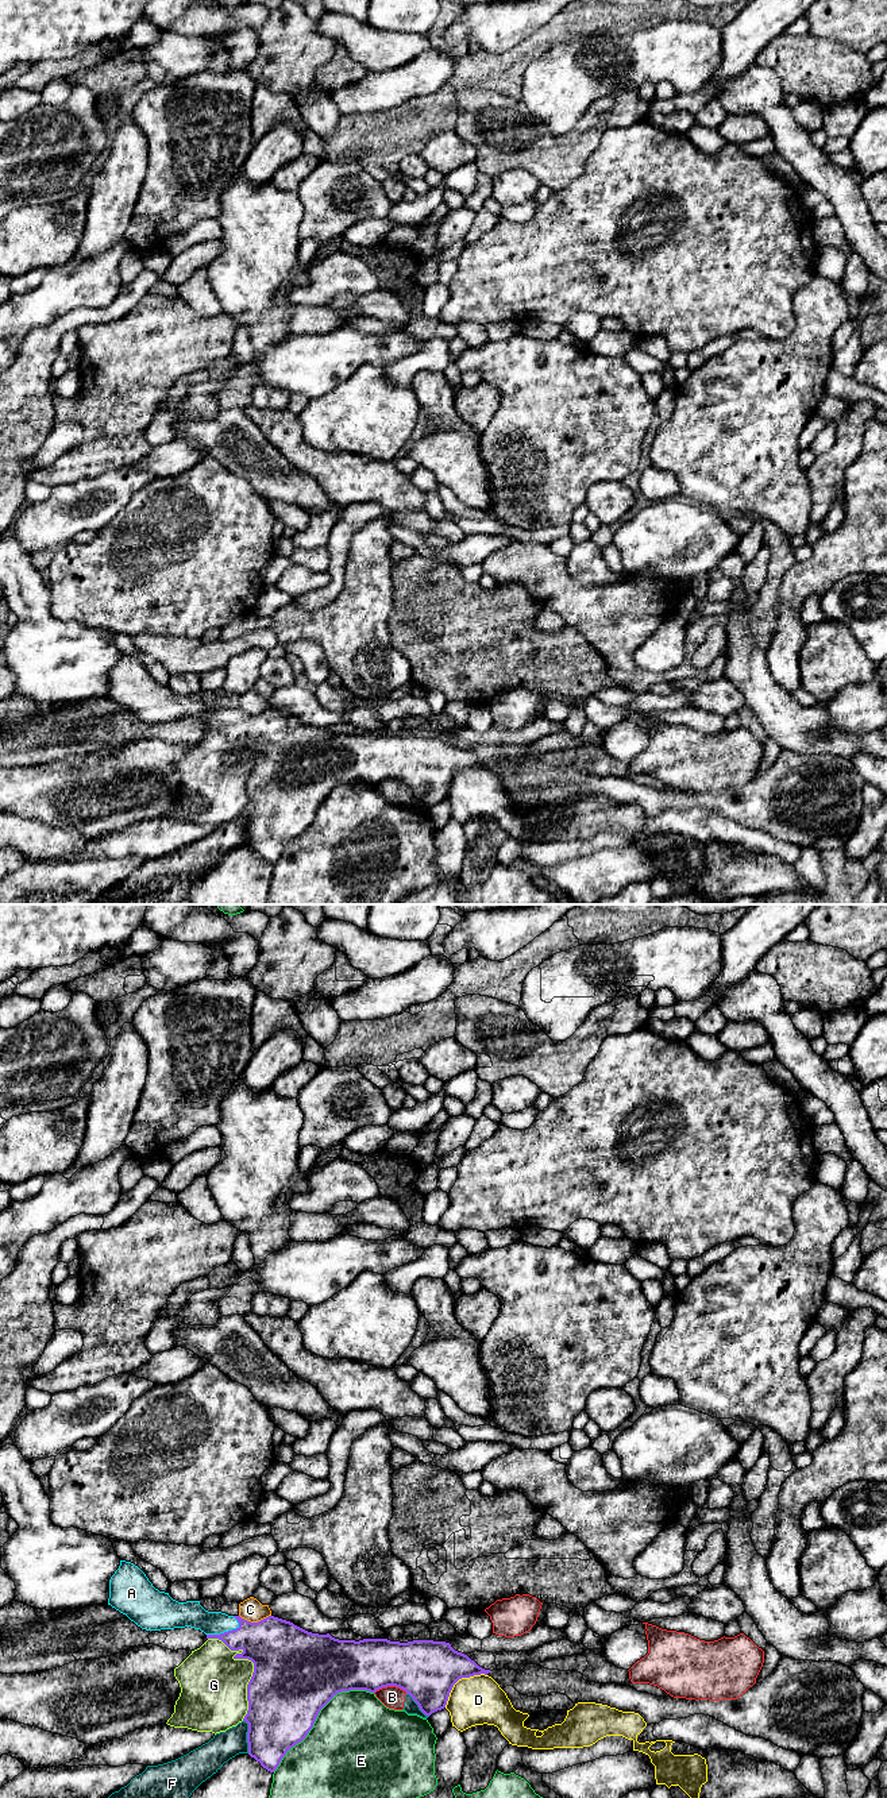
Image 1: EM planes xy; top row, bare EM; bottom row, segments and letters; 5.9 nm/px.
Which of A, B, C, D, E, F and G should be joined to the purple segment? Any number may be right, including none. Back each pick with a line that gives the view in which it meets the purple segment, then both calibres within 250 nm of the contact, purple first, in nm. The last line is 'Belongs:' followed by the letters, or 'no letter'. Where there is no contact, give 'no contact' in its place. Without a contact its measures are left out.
A: xy | 280/160 nm
Belongs: A

